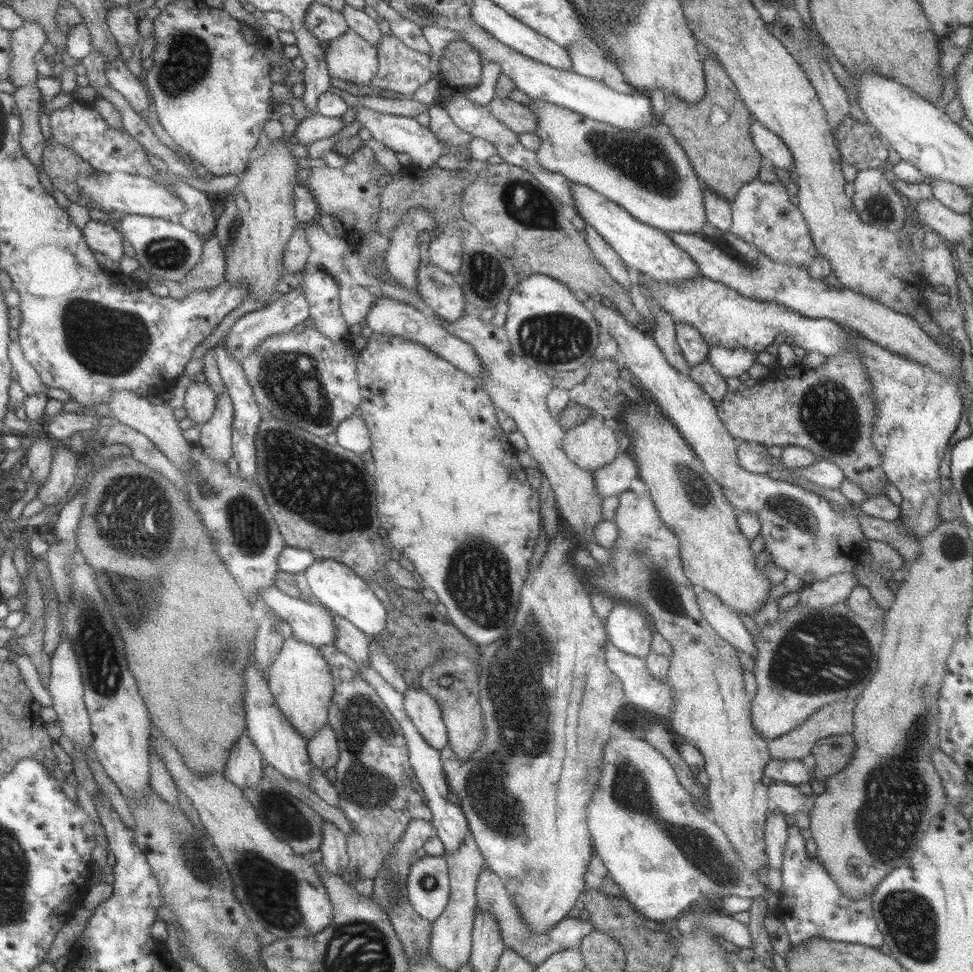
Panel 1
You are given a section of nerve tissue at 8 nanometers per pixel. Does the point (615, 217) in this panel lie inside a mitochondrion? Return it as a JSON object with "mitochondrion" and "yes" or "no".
{"mitochondrion":"no"}

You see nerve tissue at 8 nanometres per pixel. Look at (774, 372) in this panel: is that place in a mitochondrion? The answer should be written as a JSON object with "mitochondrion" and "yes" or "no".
{"mitochondrion":"no"}

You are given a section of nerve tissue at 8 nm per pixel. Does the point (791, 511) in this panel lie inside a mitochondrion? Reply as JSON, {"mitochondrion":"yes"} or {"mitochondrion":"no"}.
{"mitochondrion":"yes"}

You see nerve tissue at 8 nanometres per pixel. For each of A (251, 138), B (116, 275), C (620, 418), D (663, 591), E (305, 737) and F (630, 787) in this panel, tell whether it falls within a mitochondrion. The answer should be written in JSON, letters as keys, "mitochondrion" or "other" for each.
{"A":"other","B":"other","C":"other","D":"mitochondrion","E":"other","F":"mitochondrion"}

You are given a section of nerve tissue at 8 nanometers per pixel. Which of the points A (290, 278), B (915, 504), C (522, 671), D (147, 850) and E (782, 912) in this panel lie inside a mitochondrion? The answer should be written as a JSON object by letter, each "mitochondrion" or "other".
{"A":"other","B":"other","C":"mitochondrion","D":"other","E":"other"}

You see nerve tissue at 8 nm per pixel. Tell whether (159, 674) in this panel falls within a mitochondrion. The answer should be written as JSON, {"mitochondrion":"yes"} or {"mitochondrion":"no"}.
{"mitochondrion":"no"}

